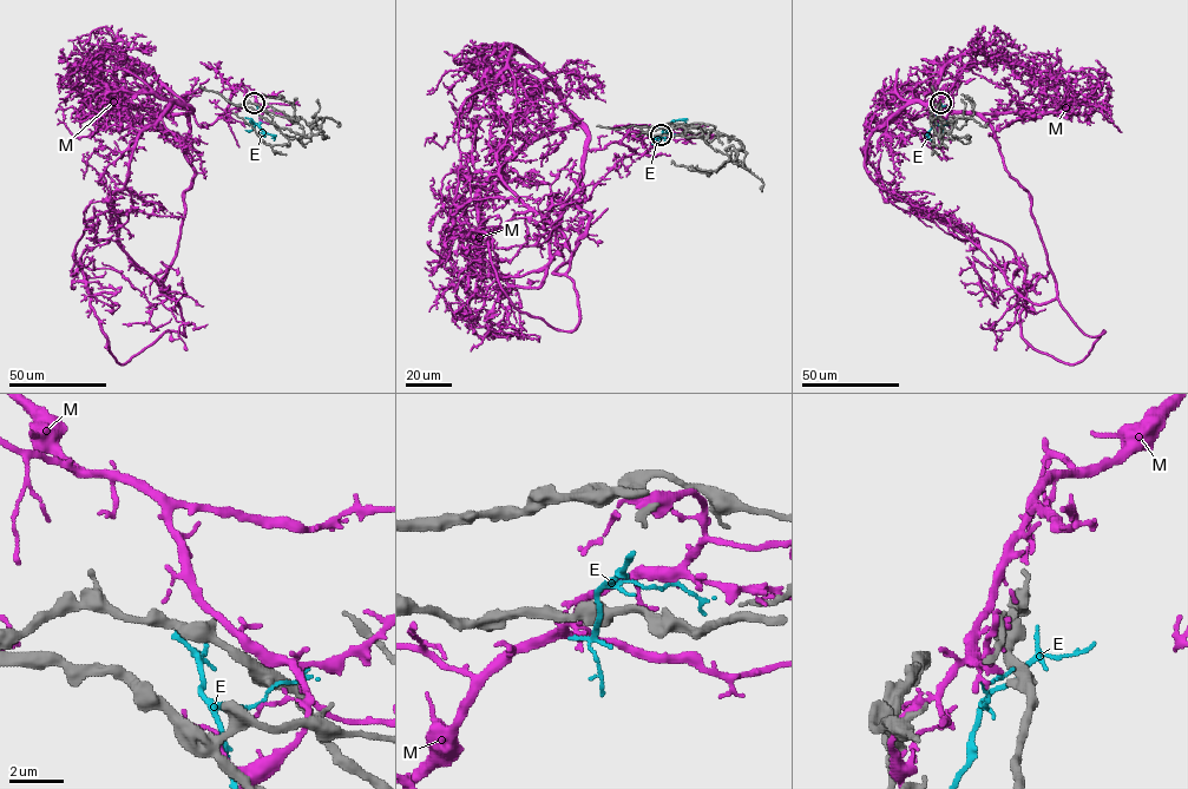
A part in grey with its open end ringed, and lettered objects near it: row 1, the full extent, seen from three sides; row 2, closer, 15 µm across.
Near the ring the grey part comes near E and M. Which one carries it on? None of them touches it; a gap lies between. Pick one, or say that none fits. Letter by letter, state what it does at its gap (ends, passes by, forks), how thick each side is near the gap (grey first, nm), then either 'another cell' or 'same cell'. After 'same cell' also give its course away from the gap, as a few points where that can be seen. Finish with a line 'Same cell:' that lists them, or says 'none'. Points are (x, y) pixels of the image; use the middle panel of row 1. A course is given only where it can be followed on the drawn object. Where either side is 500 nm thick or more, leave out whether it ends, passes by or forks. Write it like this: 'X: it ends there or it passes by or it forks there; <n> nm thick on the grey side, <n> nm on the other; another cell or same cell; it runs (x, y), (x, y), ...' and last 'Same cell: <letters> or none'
E: it ends there; 340 nm thick on the grey side, 140 nm on the other; another cell
M: it ends there; 340 nm thick on the grey side, 110 nm on the other; another cell
Same cell: none

